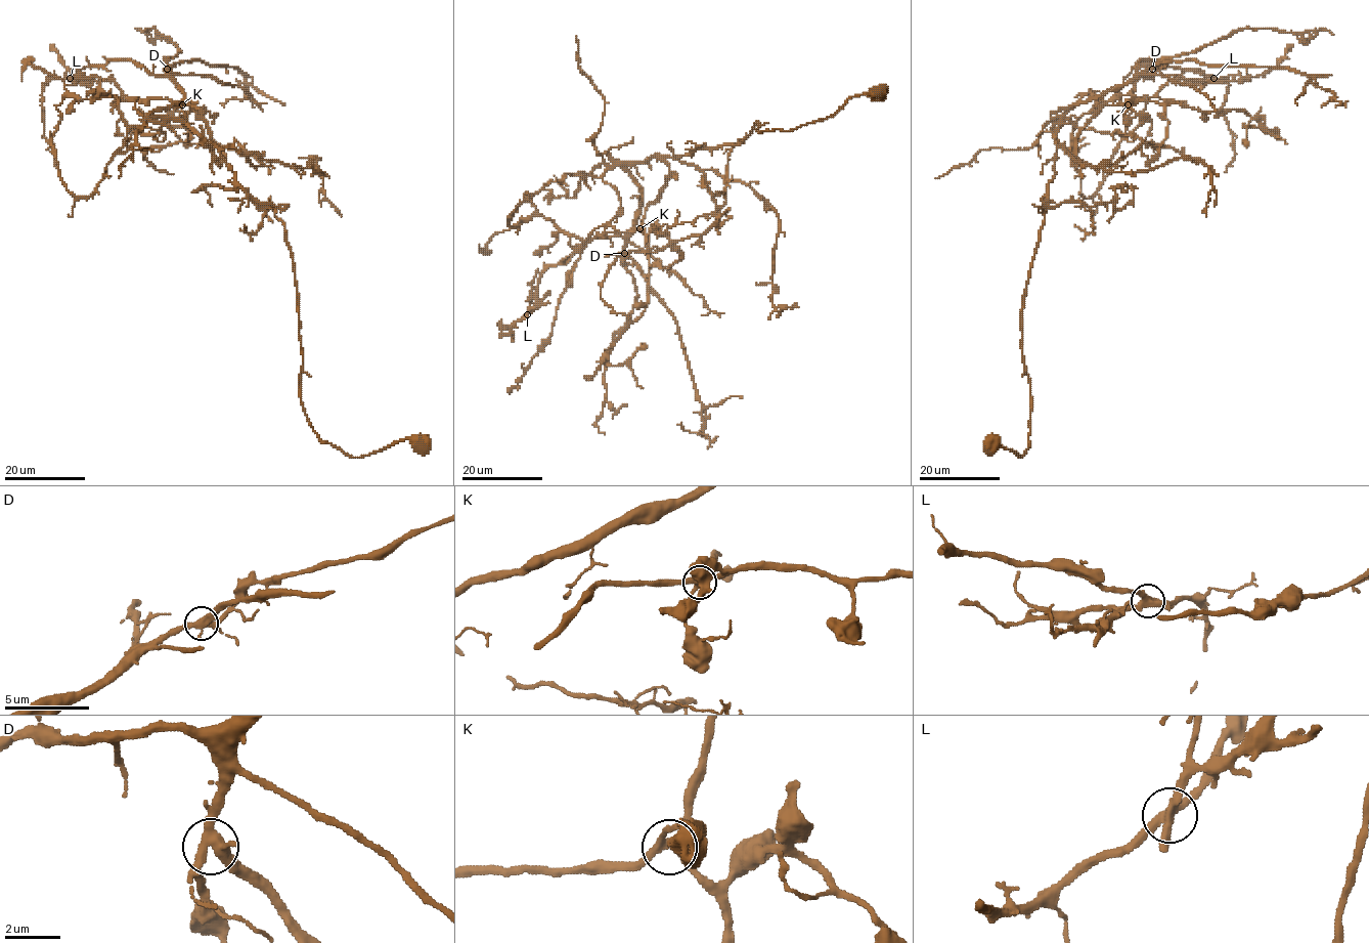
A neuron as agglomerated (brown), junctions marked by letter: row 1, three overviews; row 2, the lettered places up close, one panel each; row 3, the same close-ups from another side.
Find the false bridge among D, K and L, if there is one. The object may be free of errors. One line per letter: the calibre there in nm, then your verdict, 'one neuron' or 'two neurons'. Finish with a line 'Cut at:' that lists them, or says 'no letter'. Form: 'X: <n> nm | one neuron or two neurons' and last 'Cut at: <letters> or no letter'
D: 380 nm | one neuron
K: 320 nm | one neuron
L: 360 nm | two neurons
Cut at: L

